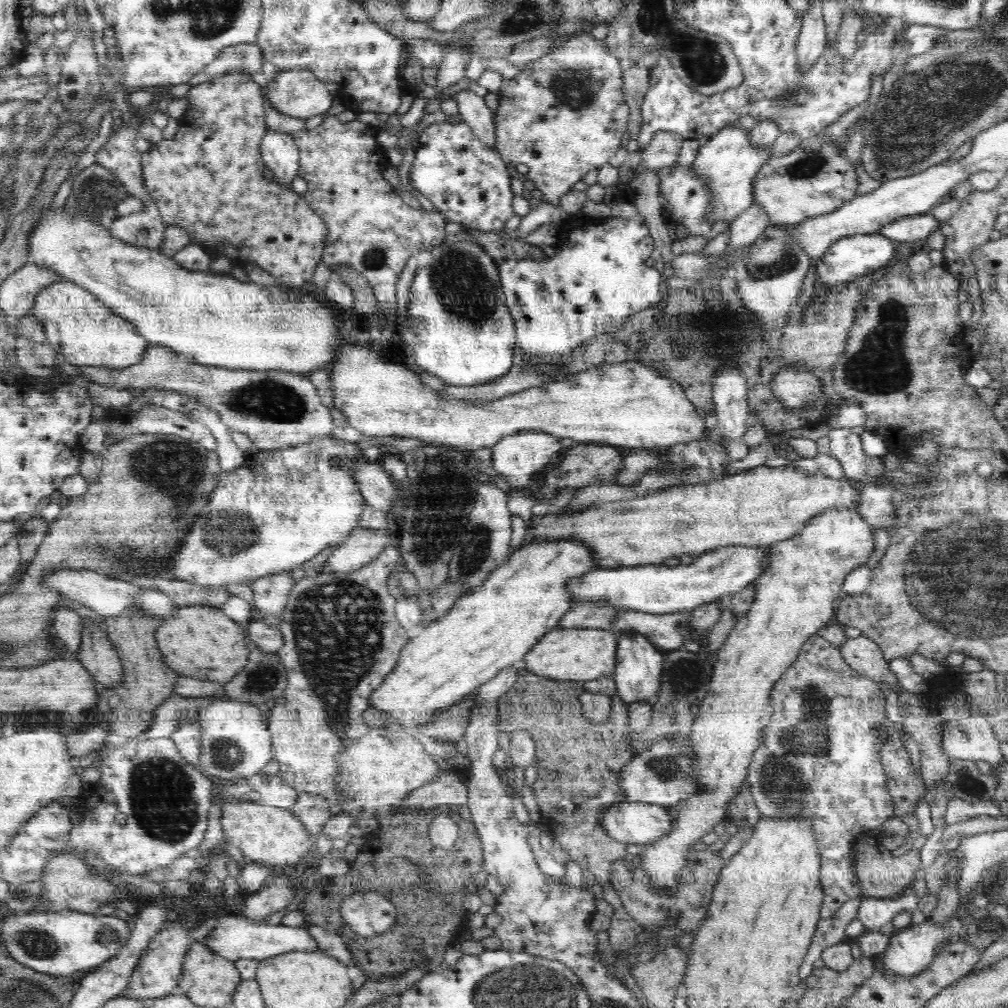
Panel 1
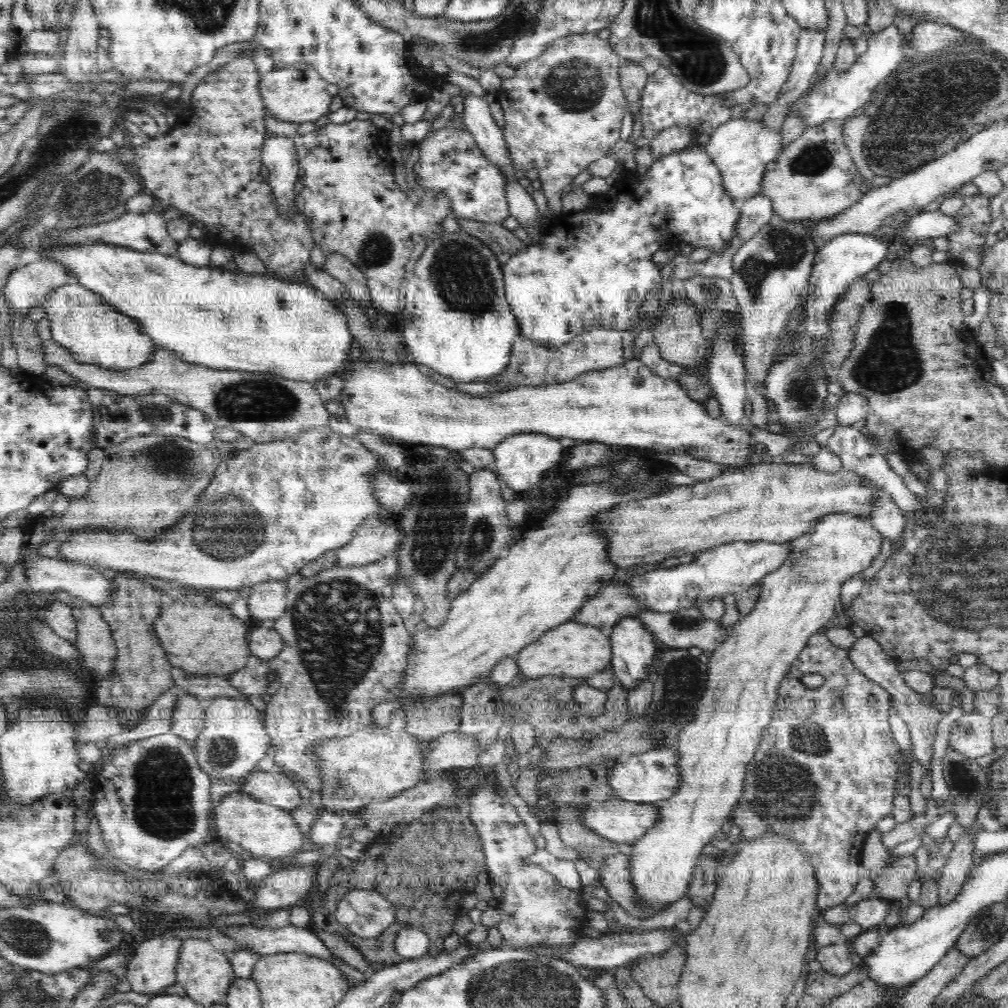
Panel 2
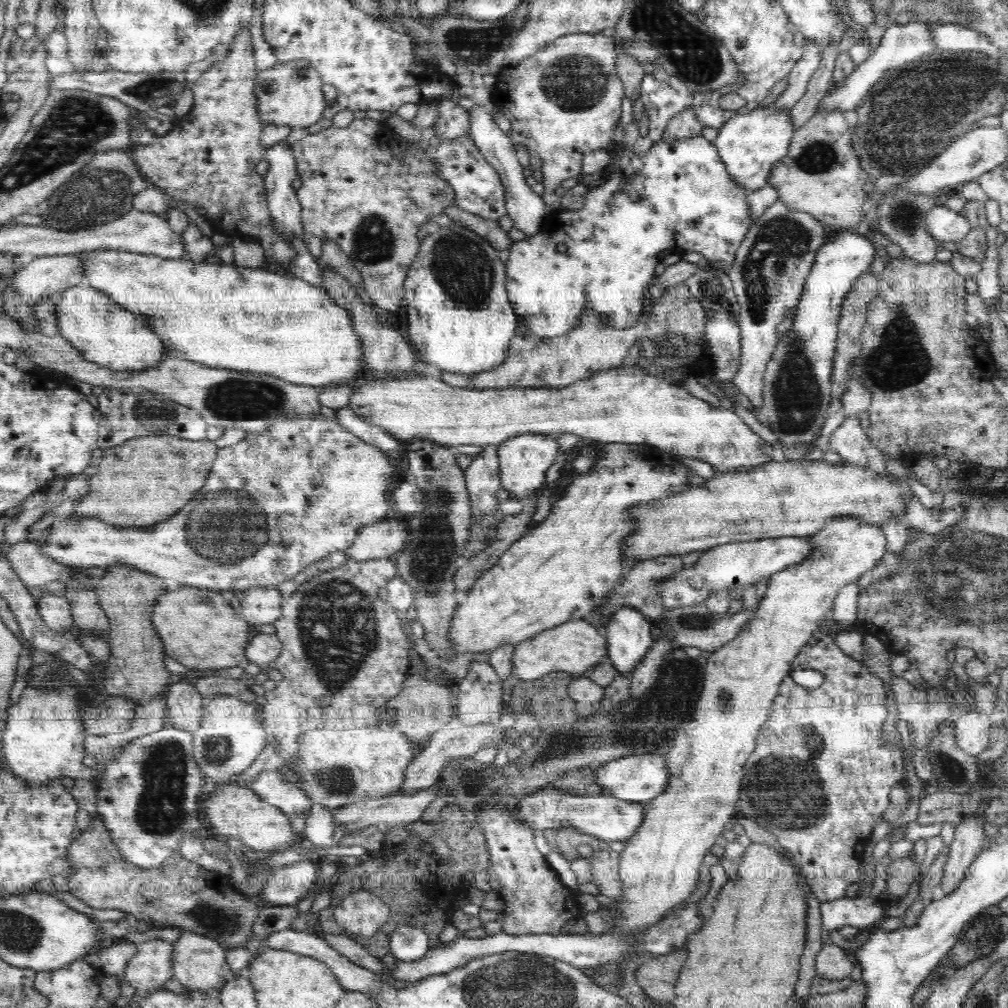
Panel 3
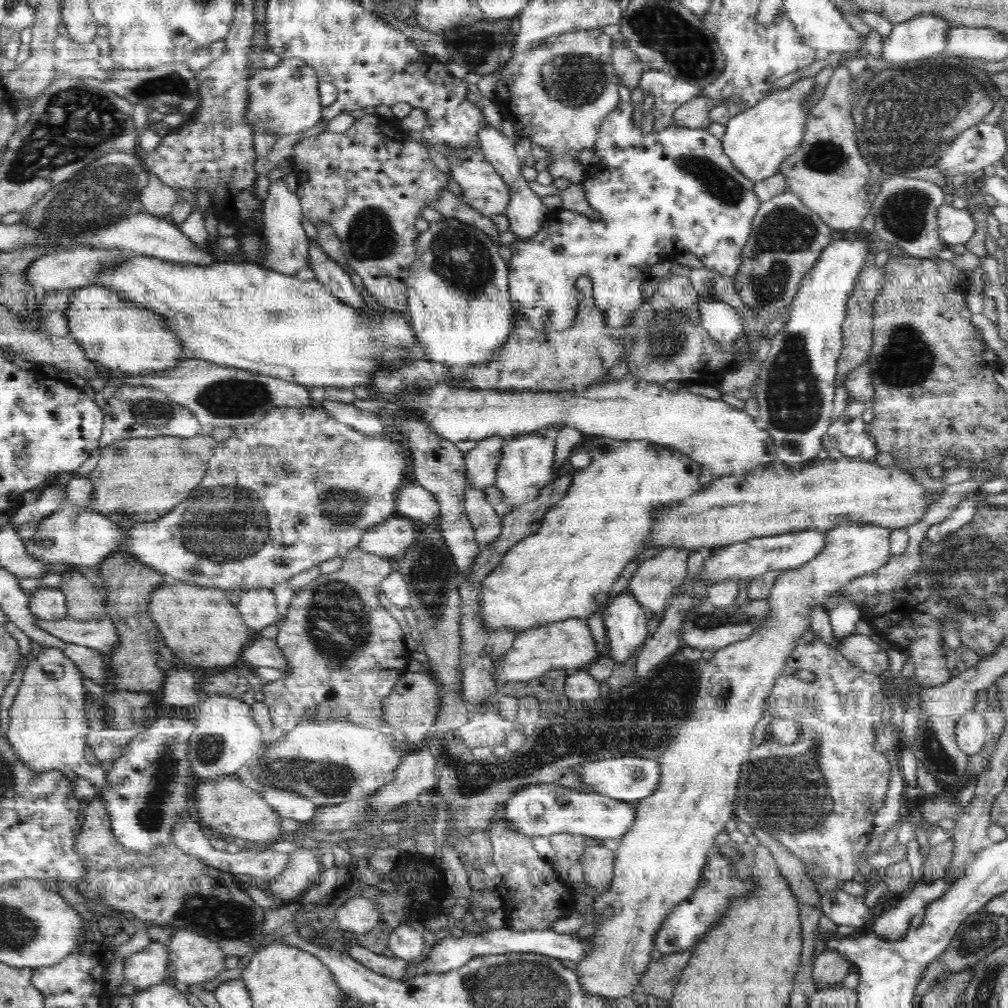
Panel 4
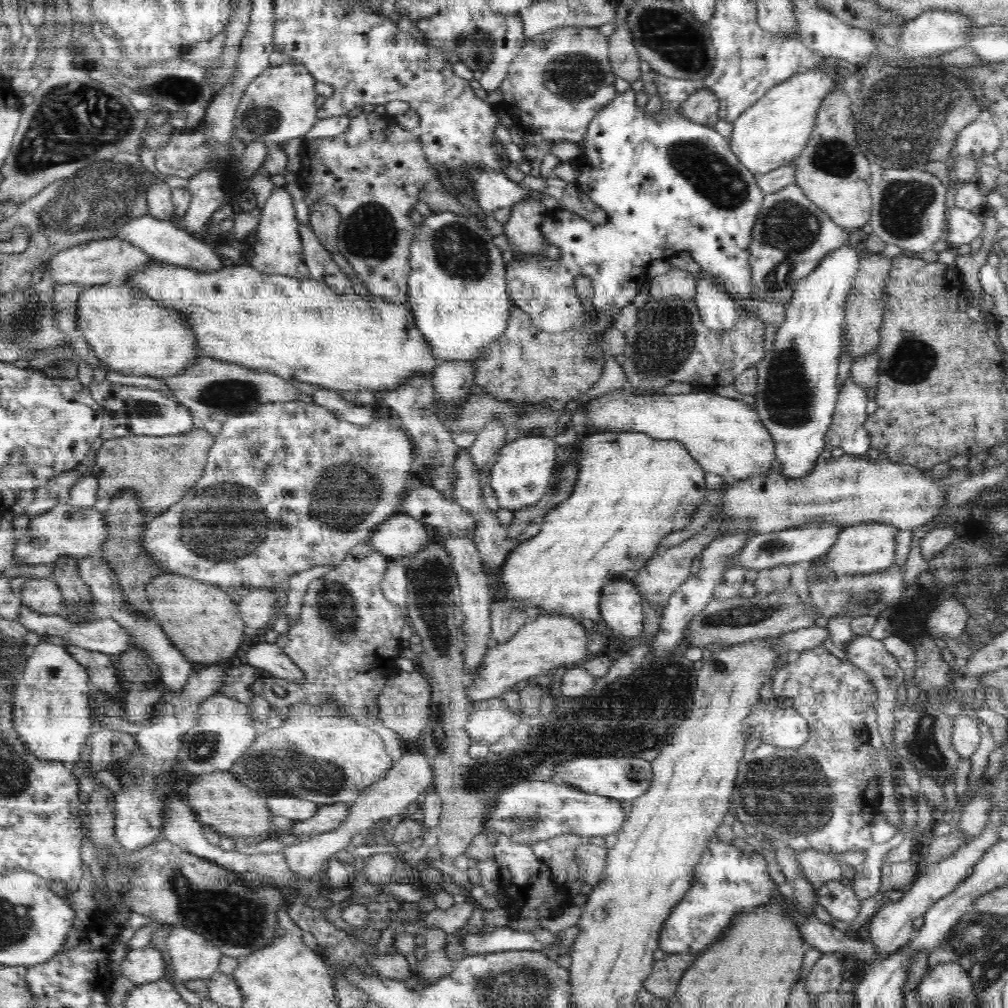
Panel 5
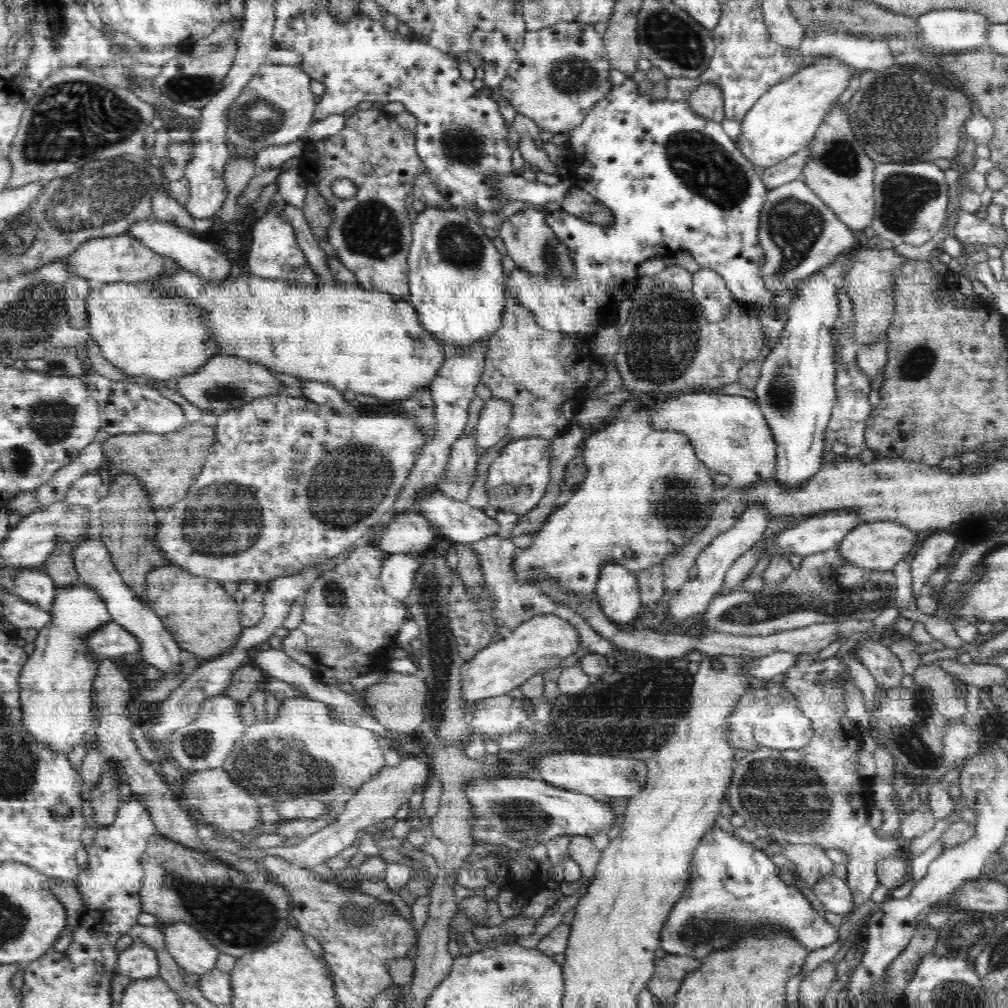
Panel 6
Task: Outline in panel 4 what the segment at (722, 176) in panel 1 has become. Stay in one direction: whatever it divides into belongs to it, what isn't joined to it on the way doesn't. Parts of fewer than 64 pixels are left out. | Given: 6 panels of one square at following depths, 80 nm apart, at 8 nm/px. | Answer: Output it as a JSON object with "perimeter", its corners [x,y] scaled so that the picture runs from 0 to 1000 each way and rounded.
{"perimeter":[[[794,77],[784,86],[764,90],[750,106],[731,113],[721,121],[715,138],[716,148],[730,170],[748,183],[773,171],[776,160],[786,155],[798,139],[800,119],[805,112],[802,100],[808,86],[807,77]]]}

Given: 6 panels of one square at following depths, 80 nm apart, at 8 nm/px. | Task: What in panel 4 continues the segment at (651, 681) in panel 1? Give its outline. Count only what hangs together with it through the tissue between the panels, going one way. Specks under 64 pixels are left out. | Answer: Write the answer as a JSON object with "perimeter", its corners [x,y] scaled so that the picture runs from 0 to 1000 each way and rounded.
{"perimeter":[[[621,587],[605,594],[601,597],[598,614],[607,656],[619,658],[636,647],[644,631],[643,613],[629,591]]]}

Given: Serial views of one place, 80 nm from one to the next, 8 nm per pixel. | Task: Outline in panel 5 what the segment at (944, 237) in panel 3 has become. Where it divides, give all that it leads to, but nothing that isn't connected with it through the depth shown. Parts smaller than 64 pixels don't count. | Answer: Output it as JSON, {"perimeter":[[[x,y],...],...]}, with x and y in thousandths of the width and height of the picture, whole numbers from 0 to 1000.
{"perimeter":[[[951,205],[941,206],[938,210],[938,239],[942,244],[950,245],[963,240],[976,230],[976,217],[970,210]]]}

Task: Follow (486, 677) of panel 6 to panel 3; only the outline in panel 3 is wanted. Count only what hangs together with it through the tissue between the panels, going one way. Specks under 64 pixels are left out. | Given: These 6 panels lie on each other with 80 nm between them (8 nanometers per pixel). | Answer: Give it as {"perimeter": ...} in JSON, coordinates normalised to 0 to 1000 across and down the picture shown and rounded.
{"perimeter":[[[570,614],[536,627],[528,634],[514,637],[509,650],[509,669],[519,676],[530,675],[550,666],[577,671],[600,658],[606,658],[601,630],[581,614]]]}

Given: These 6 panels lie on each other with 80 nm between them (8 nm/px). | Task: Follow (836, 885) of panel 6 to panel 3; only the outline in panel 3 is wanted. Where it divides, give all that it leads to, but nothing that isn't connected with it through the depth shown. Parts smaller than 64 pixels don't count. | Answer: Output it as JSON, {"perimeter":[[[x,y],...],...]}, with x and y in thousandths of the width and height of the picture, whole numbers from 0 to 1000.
{"perimeter":[[[862,890],[831,891],[825,895],[817,895],[814,899],[814,910],[817,923],[833,922],[843,918],[859,921],[870,917],[877,911],[875,899]]]}

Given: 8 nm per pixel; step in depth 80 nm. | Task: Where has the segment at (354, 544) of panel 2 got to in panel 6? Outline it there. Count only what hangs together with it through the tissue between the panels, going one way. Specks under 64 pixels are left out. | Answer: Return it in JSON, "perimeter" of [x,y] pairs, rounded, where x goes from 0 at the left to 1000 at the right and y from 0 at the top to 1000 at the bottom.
{"perimeter":[[[412,505],[383,516],[371,541],[382,550],[418,550],[427,545],[434,525]]]}

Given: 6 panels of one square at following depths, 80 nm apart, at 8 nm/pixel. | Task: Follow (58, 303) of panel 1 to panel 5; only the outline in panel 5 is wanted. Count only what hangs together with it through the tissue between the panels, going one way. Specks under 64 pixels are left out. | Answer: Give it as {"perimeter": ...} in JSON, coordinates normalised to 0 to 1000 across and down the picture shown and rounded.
{"perimeter":[[[120,281],[93,283],[83,286],[76,304],[76,332],[84,335],[93,348],[93,353],[109,366],[124,372],[165,375],[179,371],[198,354],[195,337],[183,321],[176,308],[157,302],[152,296],[142,294],[130,283]]]}

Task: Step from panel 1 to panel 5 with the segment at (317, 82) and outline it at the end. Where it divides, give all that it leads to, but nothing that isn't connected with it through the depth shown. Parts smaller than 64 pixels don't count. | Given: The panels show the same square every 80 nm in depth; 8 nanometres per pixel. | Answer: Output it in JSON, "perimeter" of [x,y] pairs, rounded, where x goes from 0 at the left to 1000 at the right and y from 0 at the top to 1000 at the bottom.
{"perimeter":[[[286,61],[266,65],[246,85],[238,98],[231,122],[232,135],[243,143],[258,139],[266,144],[282,144],[287,139],[303,135],[315,121],[317,95],[312,90],[313,78],[304,64]]]}

